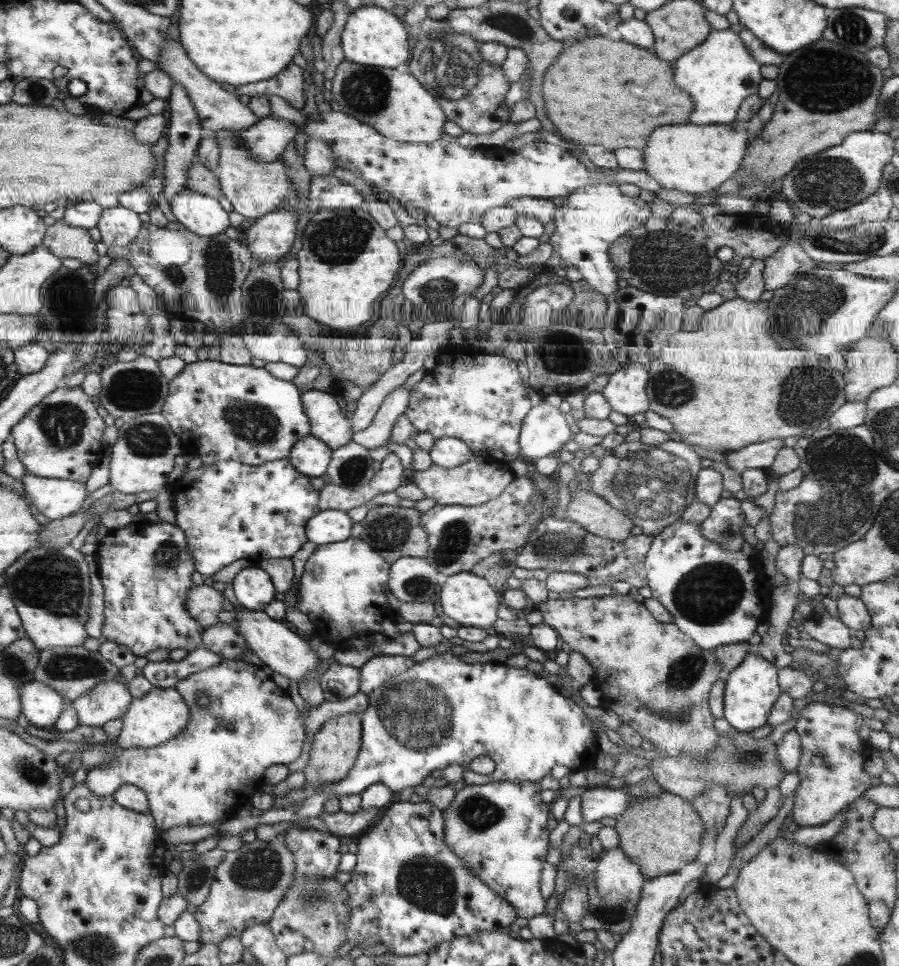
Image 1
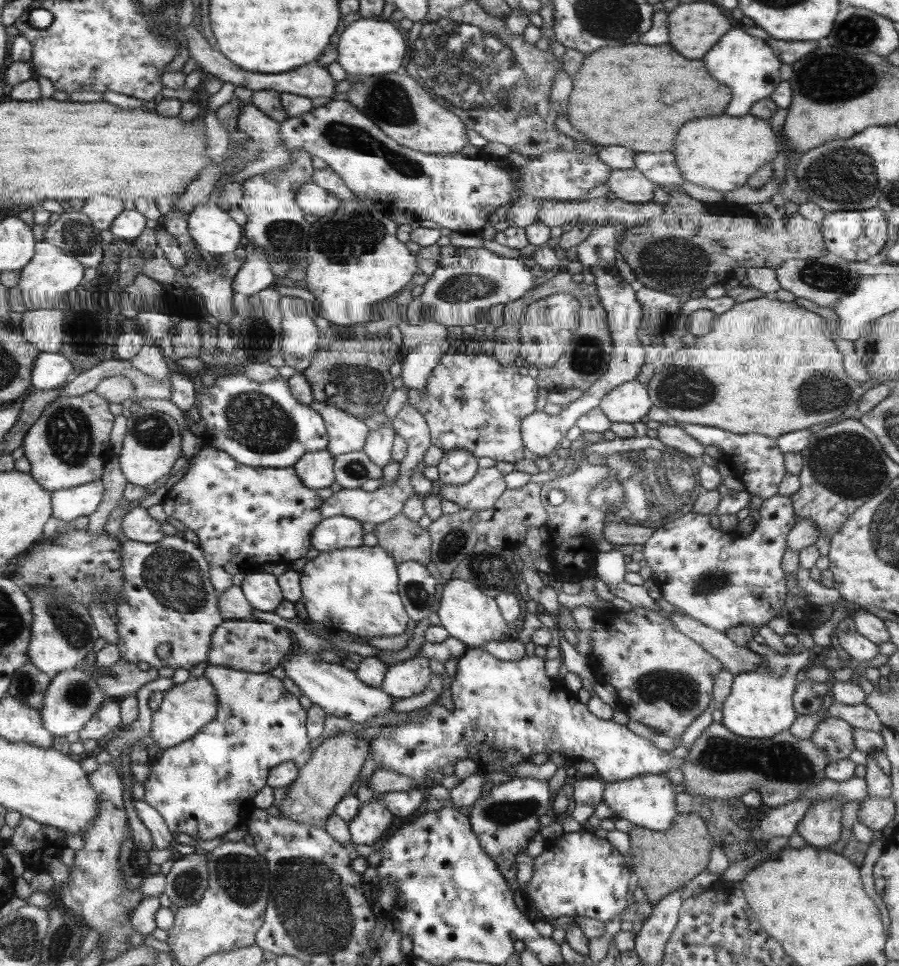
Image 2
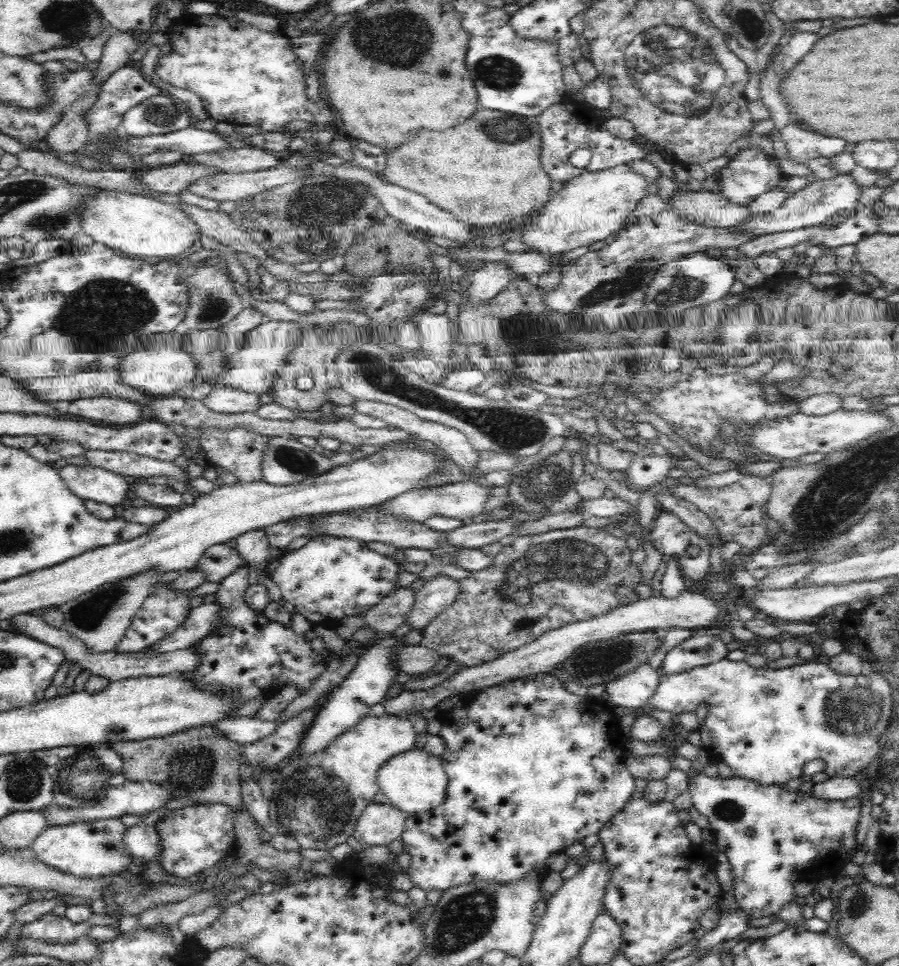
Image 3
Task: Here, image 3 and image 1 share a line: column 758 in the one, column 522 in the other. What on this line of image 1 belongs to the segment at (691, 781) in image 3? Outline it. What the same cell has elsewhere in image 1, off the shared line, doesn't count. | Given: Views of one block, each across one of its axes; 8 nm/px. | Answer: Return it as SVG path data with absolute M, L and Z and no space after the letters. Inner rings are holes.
M488 782L465 785L456 790L451 802L443 809L444 842L448 849L476 875L489 890L511 903L516 916L530 919L543 915L543 900L539 896L539 874L547 854L547 818L549 806L541 802L539 788L531 782Z

